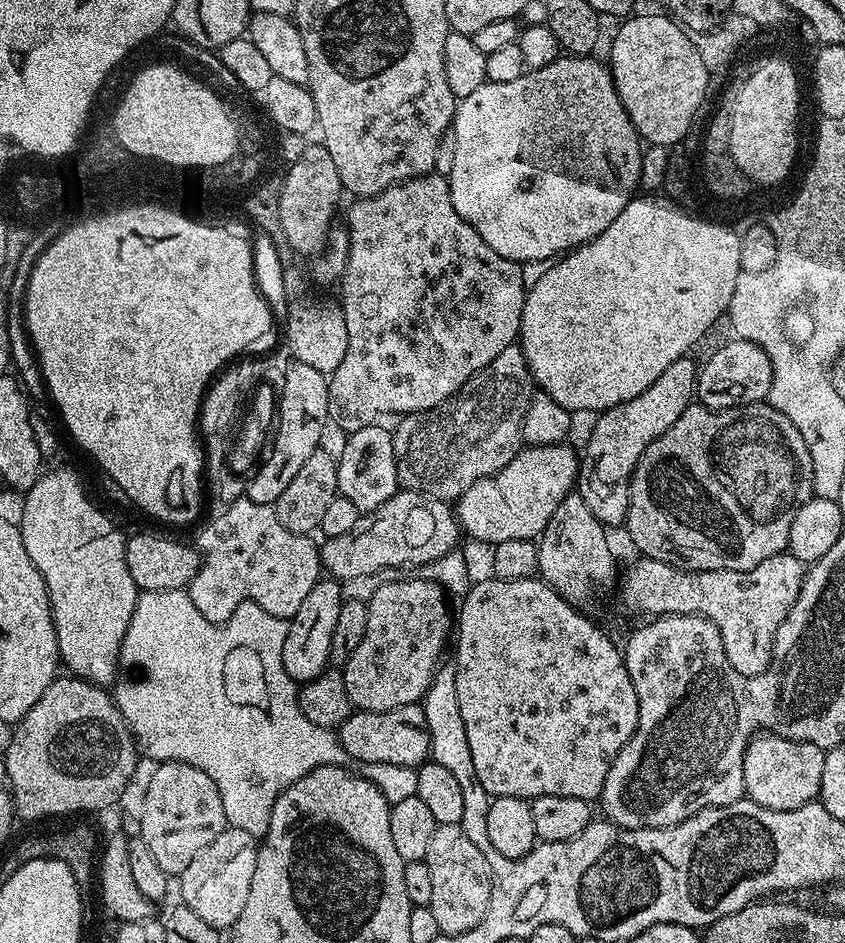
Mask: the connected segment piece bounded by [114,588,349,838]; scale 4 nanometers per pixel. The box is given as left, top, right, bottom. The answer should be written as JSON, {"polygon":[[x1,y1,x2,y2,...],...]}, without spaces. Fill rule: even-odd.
{"polygon":[[179,588,178,590,158,590,157,592,140,592,136,598,134,614,130,618,130,626,122,638,120,647,120,659,118,661,118,679,115,681,114,699,118,710,124,716,124,721,128,723,128,728,136,741,136,747,141,753,144,752,152,759,152,762,167,762,176,760,180,764,189,764,202,774,206,774,218,786,218,794,222,798,222,810,228,819,227,827,246,830,246,834,257,838,263,838,266,830,270,826,270,814,272,807,278,797,286,789,298,782,310,770,322,766,344,766,349,763,346,750,342,750,340,737,331,728,314,726,306,714,302,714,298,699,297,681,291,680,286,674,286,666,282,666,282,642,286,642,288,633,288,621,270,615,262,606,258,606,252,600,244,600,234,610,234,614,226,624,210,624,202,614,198,614,198,606,190,602,187,591]]}

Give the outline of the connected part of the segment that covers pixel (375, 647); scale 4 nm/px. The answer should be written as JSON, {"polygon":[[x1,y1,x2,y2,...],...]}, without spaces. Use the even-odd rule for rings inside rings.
{"polygon":[[407,578,404,581,382,585,377,593,366,601,366,638,362,638,362,646,358,646,358,650,354,650,354,654,350,654,350,658,342,666,346,694,353,709,361,712,385,712,398,706,420,704,430,682,436,676,436,669,442,663,440,655,443,654,444,647,447,644,449,647,450,644,454,620,453,617,452,620,448,617,448,604,444,601,445,589,433,580,415,579]]}

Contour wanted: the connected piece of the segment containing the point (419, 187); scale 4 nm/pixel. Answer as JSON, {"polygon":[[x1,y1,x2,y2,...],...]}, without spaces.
{"polygon":[[436,175,415,176,412,180,403,180,401,184,390,186,373,196,362,196,351,201,352,209,349,210,346,221,350,250,338,296,338,303,344,310,349,345,342,364,331,373,328,380,328,415,331,423,341,428,341,433,356,432,359,428,375,424,384,418,380,416,396,415,396,418,403,418,409,412,428,412,445,404,464,387,473,374,490,366,490,362,494,362,494,358,498,358,498,354,502,354,506,346,517,343,526,295,521,265,510,258,502,258,498,250,490,250,490,246,482,242,482,234,478,234,478,230,467,224,458,214,458,210,454,210,447,175]]}

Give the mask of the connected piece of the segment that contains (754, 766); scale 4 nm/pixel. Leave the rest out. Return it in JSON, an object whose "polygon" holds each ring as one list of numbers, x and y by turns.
{"polygon":[[757,734,744,755,744,790,747,799,770,810,793,812,813,803,820,795,825,749,801,740]]}

